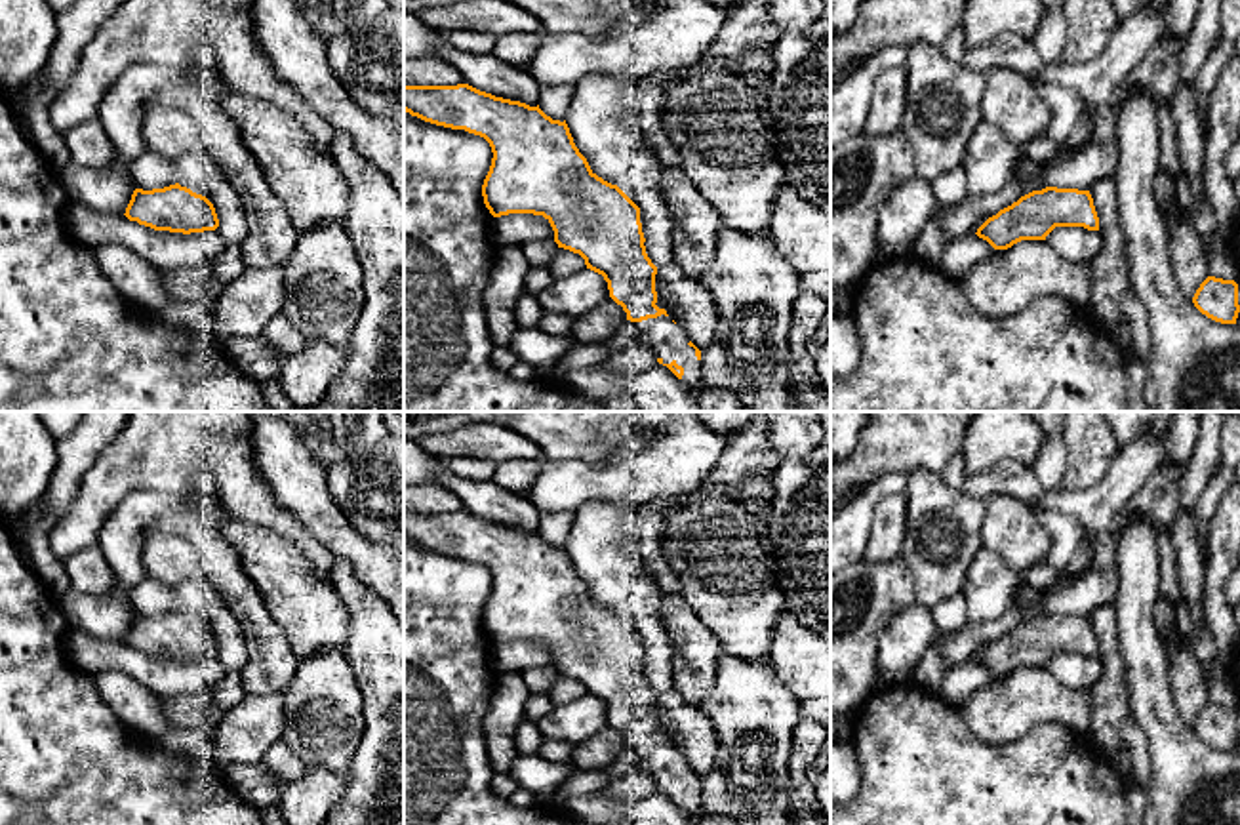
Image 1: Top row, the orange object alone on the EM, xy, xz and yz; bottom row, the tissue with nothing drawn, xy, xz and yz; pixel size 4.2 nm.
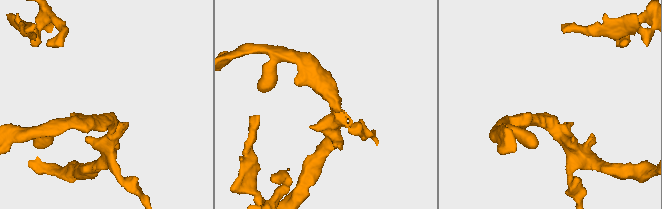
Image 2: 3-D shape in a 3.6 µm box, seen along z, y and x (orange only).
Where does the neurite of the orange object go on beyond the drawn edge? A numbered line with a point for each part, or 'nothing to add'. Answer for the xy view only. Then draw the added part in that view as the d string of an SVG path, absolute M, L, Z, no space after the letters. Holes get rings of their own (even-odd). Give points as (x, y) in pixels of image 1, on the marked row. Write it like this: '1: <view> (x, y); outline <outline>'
nothing to add

